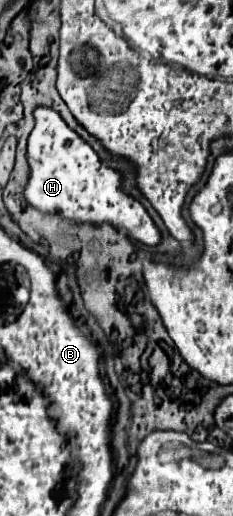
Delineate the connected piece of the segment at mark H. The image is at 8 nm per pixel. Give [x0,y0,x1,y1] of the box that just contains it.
[24,107,160,245]

